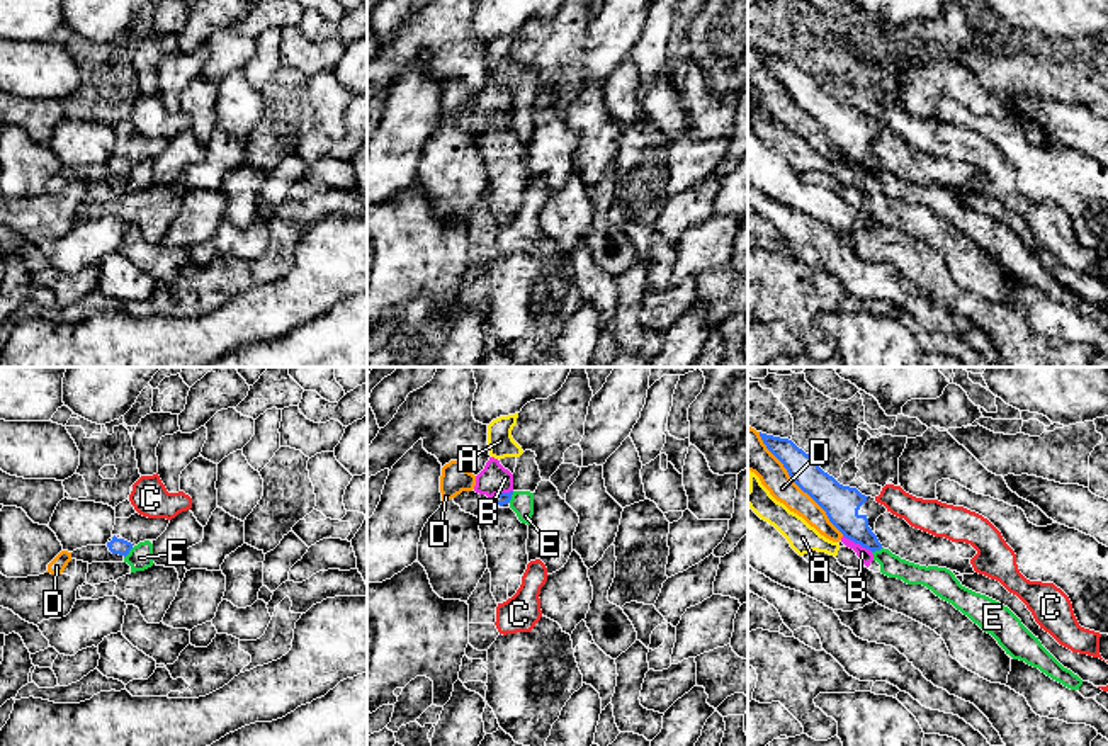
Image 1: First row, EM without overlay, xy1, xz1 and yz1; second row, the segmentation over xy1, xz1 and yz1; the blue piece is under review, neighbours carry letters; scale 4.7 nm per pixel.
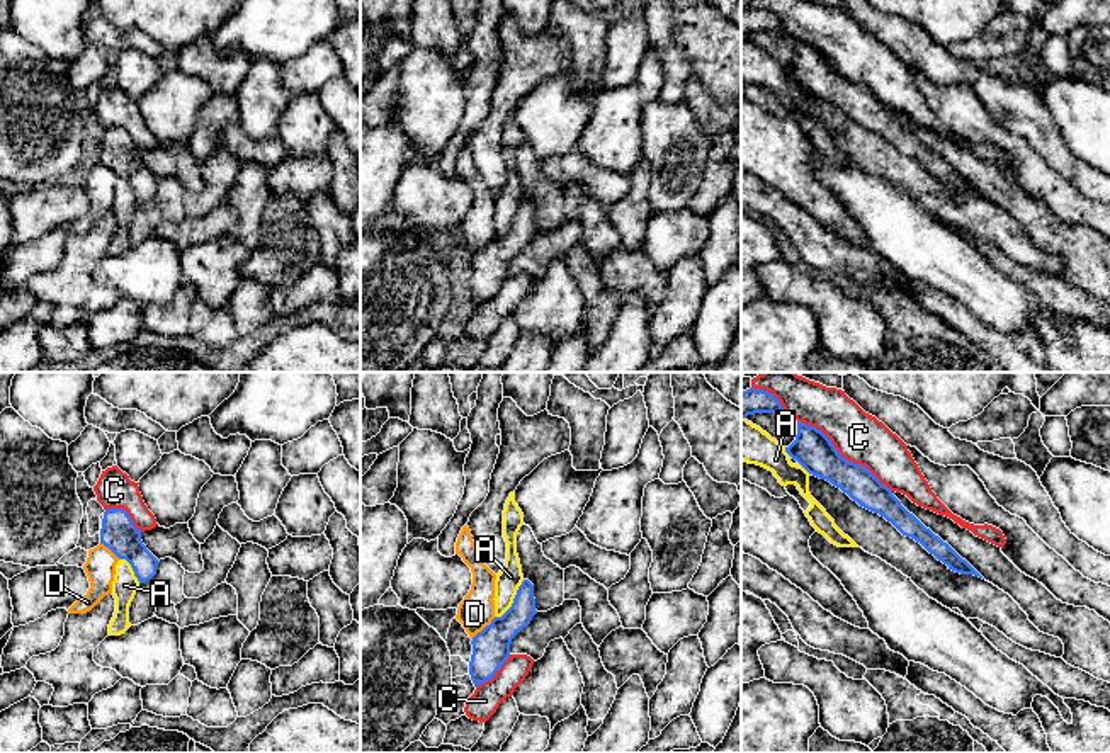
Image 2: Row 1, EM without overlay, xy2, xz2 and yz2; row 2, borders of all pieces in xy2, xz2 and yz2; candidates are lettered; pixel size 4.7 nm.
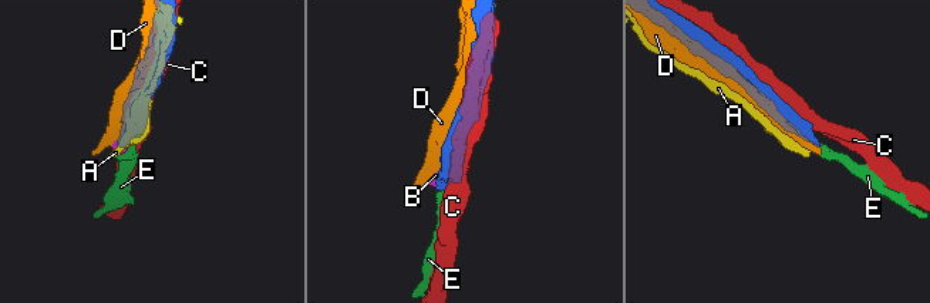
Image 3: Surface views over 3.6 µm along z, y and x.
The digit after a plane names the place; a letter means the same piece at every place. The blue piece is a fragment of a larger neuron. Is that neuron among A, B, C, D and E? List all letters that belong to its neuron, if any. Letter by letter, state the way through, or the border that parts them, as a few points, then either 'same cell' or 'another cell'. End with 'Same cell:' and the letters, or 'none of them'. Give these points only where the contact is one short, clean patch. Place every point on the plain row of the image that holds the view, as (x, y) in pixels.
A: another cell
B: border along yz1 (843, 153), (872, 170); another cell
C: another cell
D: another cell
E: border along xz1 (514, 111), (508, 121); another cell
Same cell: none of them

